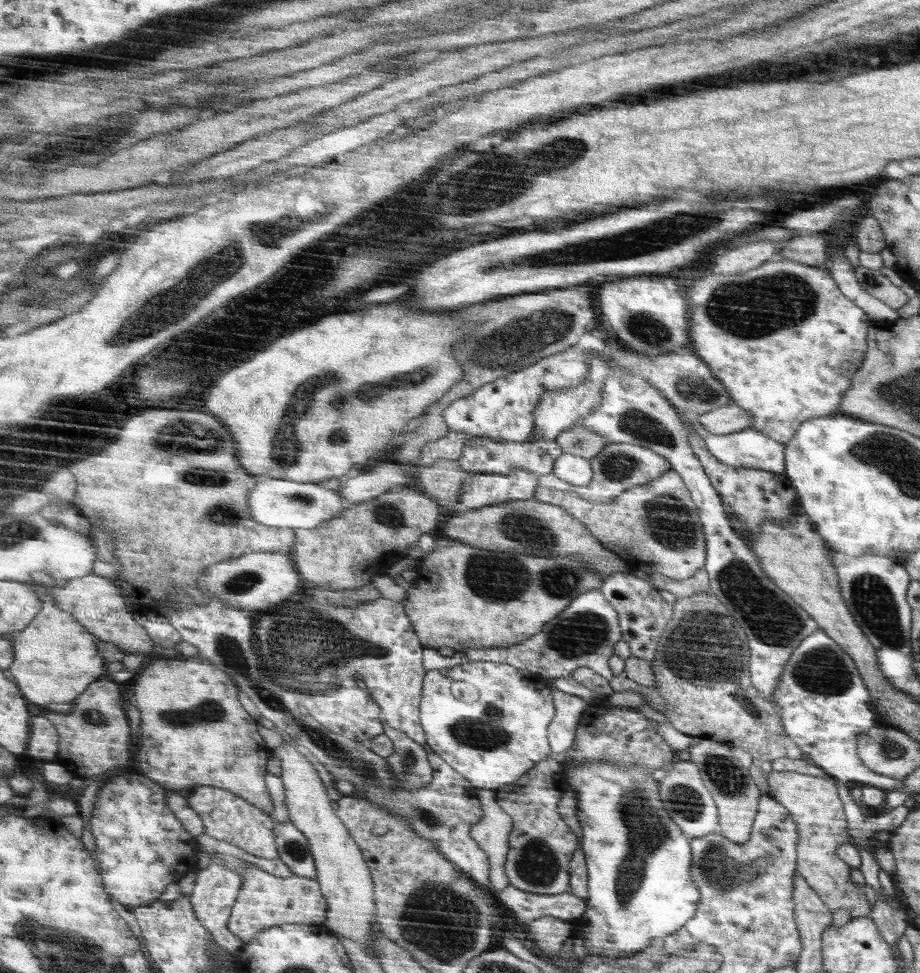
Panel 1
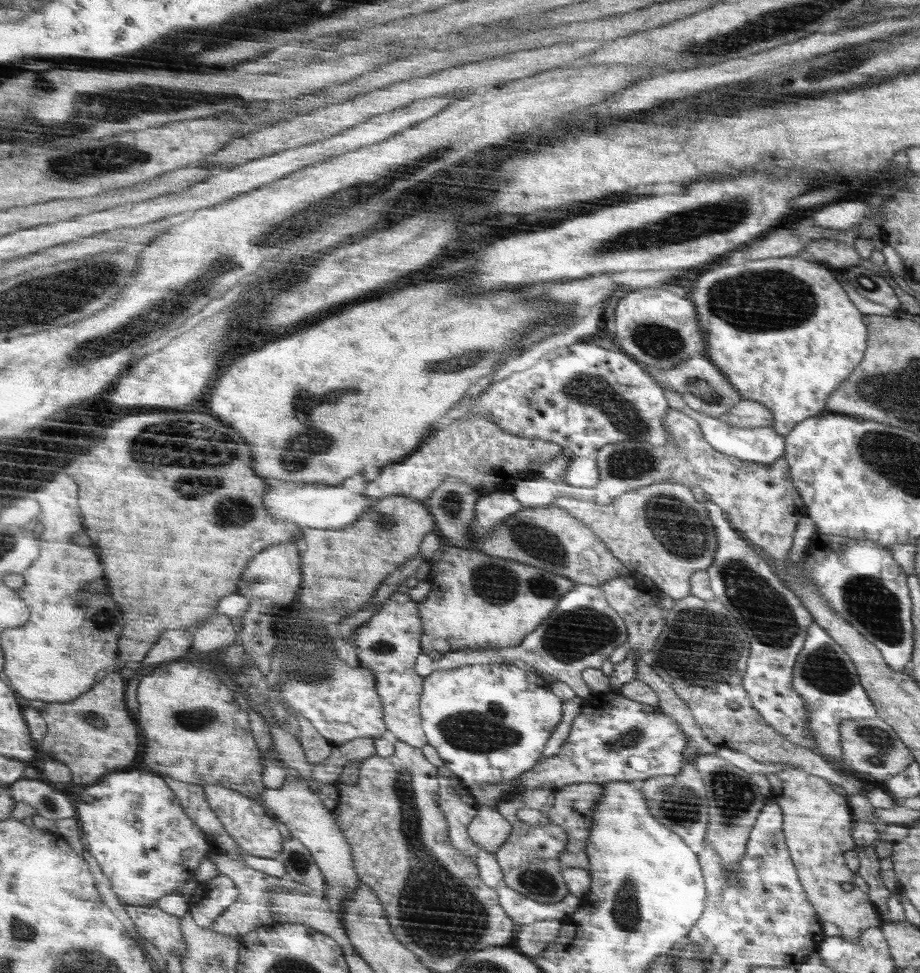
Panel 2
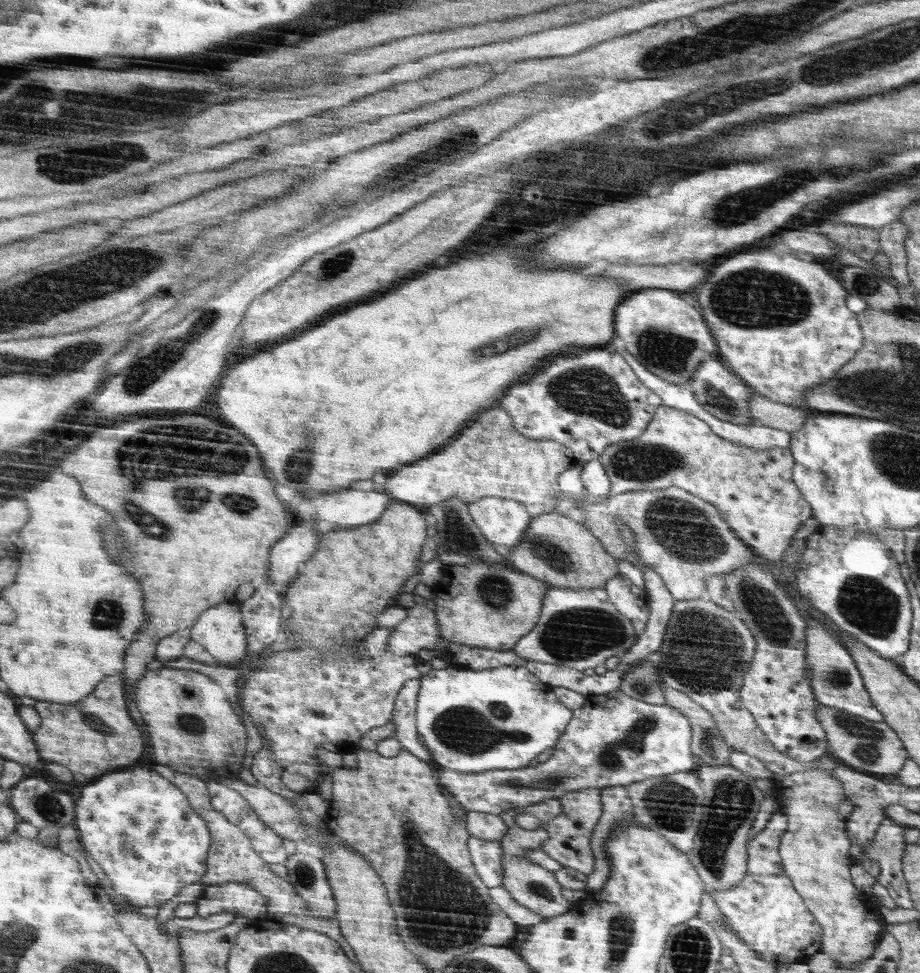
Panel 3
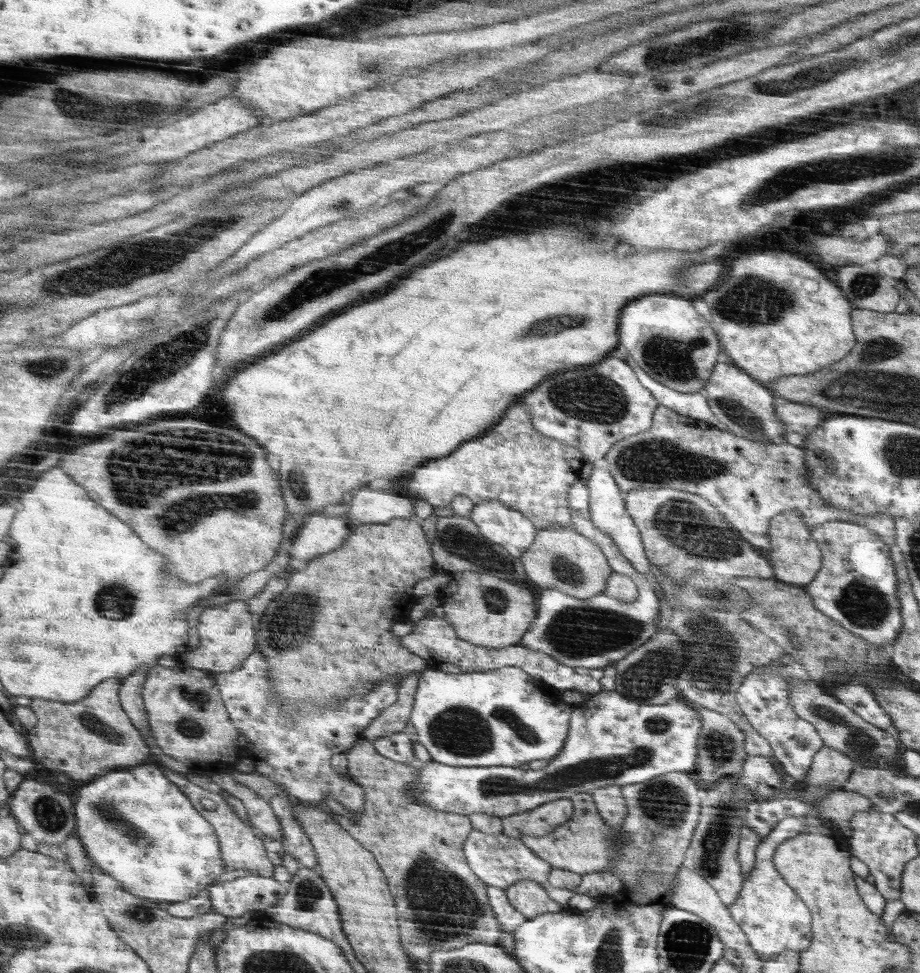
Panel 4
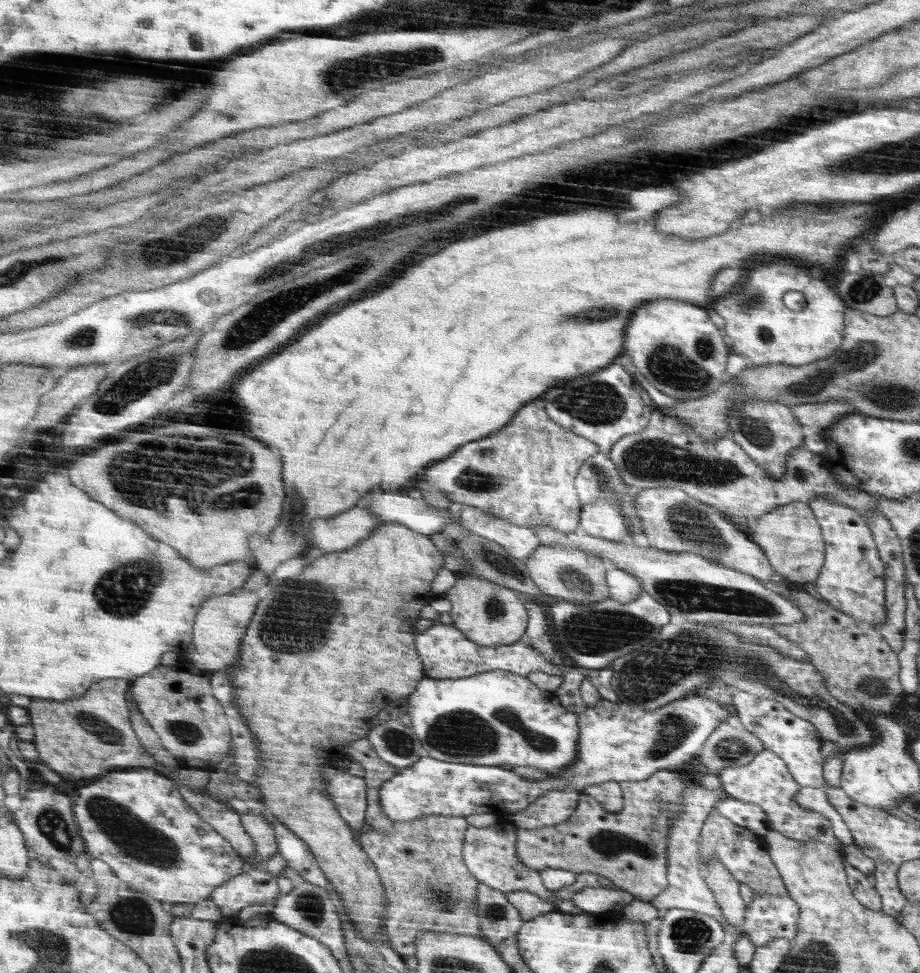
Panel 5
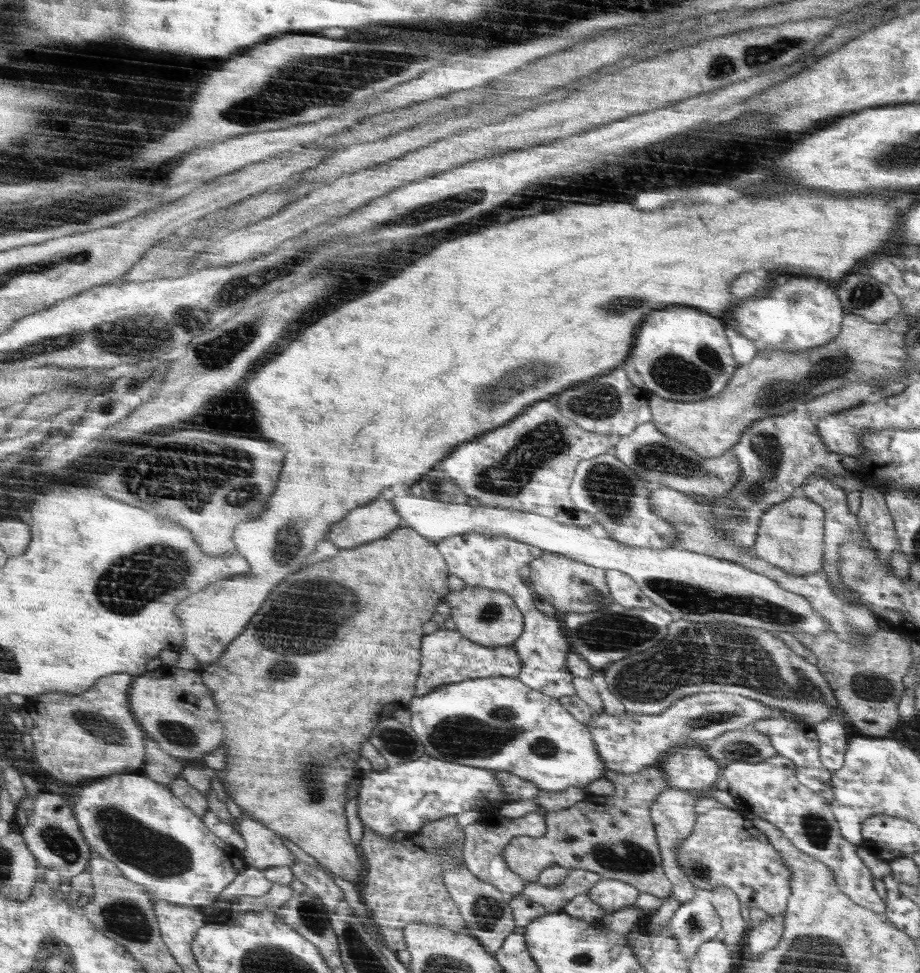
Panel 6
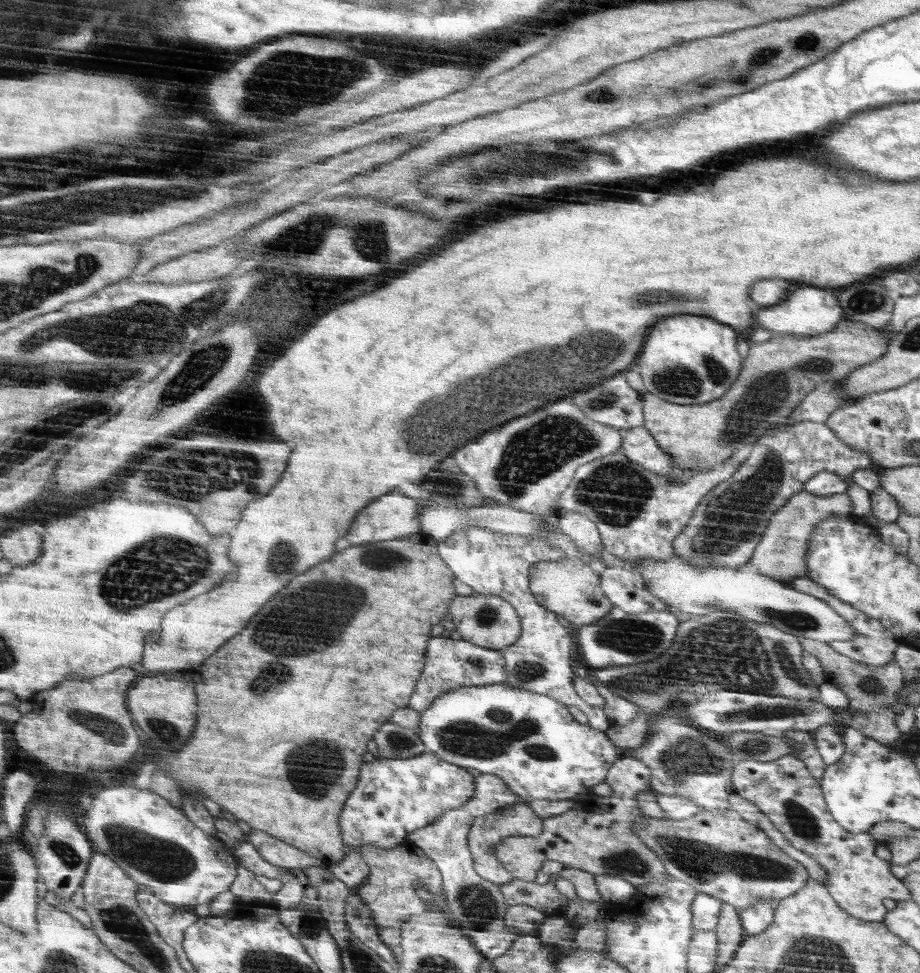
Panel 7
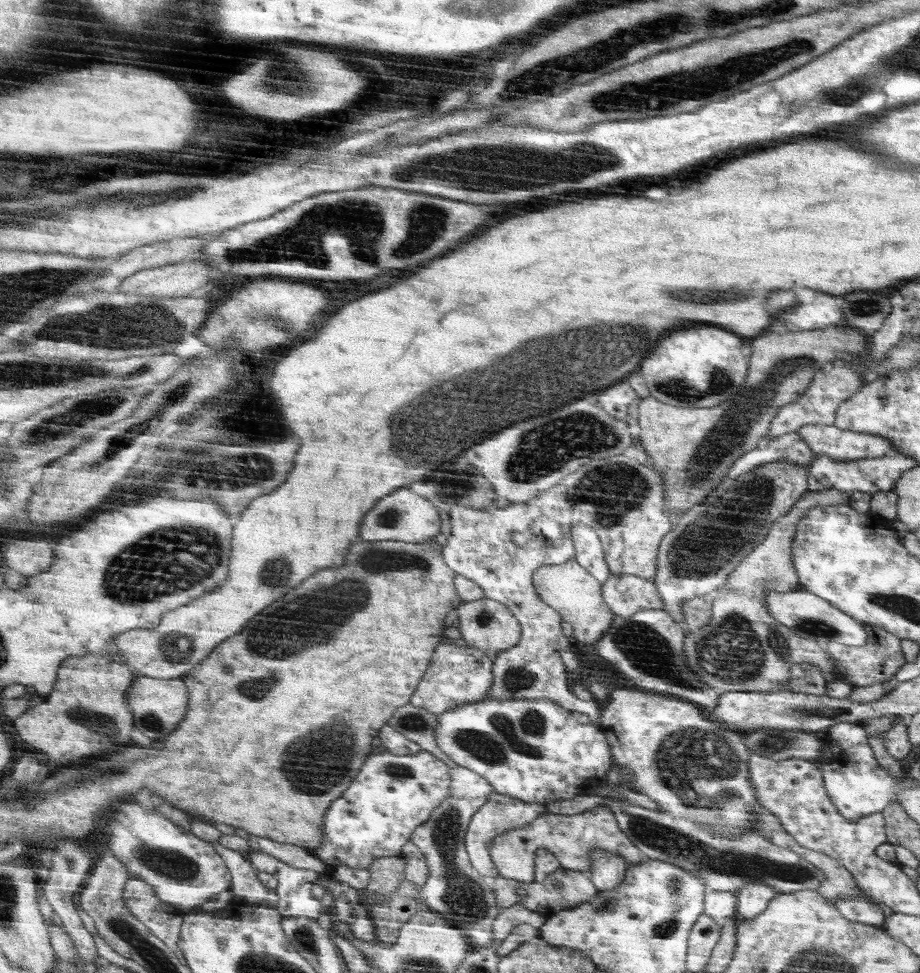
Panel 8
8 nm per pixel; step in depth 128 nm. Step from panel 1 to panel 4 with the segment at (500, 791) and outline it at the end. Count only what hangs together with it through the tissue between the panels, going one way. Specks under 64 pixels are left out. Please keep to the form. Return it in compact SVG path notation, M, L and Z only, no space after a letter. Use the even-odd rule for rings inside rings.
M561 798L541 804L532 811L500 817L502 833L522 838L522 835L544 836L572 816L572 801ZM521 881L504 890L508 894L509 904L526 918L547 913L558 913L564 908L554 903L542 887L531 881Z

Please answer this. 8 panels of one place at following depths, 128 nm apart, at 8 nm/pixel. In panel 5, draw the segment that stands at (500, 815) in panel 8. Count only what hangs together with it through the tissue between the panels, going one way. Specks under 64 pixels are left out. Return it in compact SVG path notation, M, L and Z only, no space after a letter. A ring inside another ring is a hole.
M498 820L492 827L475 827L469 825L465 836L464 859L469 872L480 884L488 885L504 894L516 891L527 891L536 894L544 901L553 900L561 913L572 915L585 914L585 911L575 906L571 900L558 901L551 896L550 890L542 885L539 871L526 869L518 860L517 854L517 826L508 821Z

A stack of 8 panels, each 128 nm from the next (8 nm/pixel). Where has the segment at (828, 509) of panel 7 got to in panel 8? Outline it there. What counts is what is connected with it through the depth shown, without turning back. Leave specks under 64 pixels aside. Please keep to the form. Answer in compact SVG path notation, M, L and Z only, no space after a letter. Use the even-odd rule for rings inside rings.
M836 489L823 491L808 490L798 499L797 504L786 516L782 516L770 530L769 535L753 548L745 559L742 559L737 570L732 571L726 583L718 587L714 592L713 616L710 623L698 632L685 631L685 654L689 668L693 670L696 677L700 677L706 685L716 689L718 693L725 692L752 692L752 691L774 691L784 690L784 685L790 681L789 669L796 664L810 663L816 673L825 677L825 682L830 683L837 680L833 657L824 645L819 642L809 642L794 634L792 629L779 623L776 618L768 613L768 607L764 606L764 594L768 590L774 592L790 592L800 588L800 577L793 564L793 542L796 538L797 523L801 520L806 511L818 505L832 505L846 503L854 500L854 493L851 491L842 492Z

